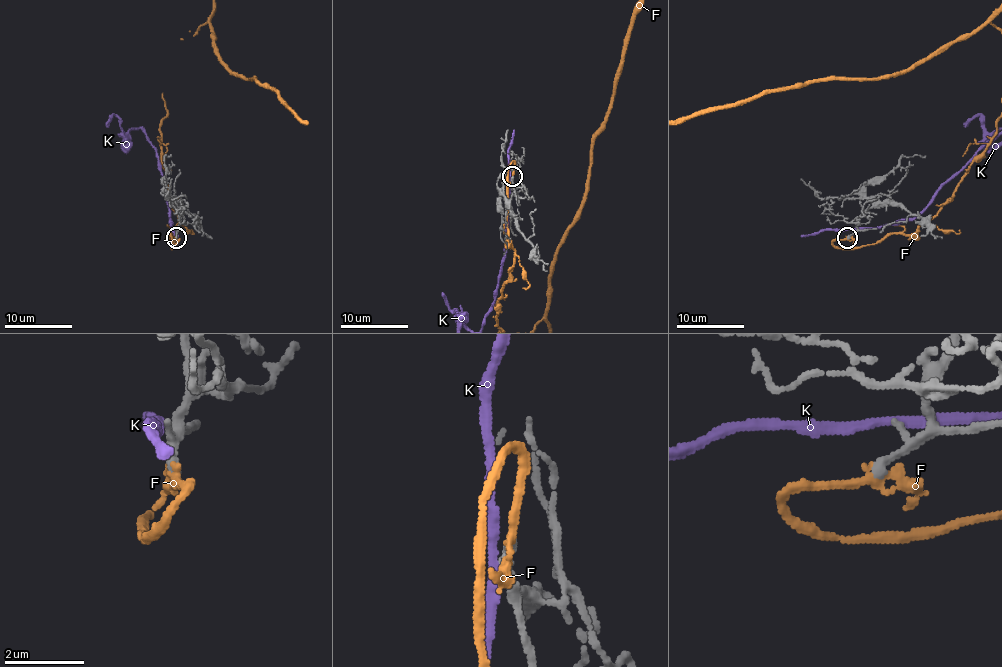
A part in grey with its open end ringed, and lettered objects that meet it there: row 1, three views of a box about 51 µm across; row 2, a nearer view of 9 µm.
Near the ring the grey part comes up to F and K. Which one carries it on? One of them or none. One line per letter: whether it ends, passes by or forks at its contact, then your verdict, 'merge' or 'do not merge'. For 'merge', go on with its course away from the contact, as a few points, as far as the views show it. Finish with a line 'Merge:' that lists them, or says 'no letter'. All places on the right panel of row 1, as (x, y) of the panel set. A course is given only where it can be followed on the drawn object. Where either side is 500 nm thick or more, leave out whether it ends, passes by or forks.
F: it passes by; merge
K: it passes by; do not merge
Merge: F

